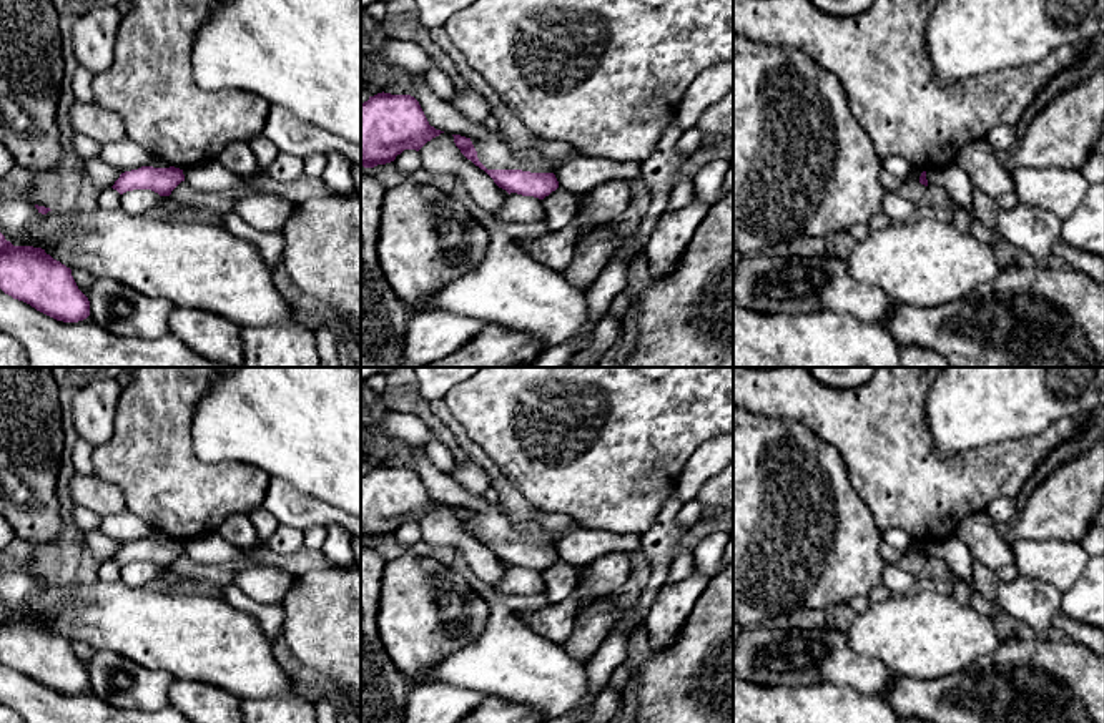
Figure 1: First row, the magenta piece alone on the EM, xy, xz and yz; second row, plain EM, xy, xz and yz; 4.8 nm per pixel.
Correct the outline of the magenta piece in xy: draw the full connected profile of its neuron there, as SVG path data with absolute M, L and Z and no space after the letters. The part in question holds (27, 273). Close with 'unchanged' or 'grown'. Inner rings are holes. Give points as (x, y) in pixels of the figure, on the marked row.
M2 233L0 289L57 321L78 322L90 316L90 301L70 268L42 248L13 246Z; unchanged

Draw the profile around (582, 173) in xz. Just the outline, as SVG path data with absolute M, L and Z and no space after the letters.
M580 155L565 161L557 171L559 186L569 193L582 194L609 180L637 180L642 173L638 163L617 163L614 160Z

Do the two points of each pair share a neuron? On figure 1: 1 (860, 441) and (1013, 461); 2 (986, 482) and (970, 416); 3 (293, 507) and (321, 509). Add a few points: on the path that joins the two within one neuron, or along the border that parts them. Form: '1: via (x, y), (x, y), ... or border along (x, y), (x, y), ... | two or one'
1: via (898, 466), (903, 471), (975, 471) | one
2: border along (1016, 439), (1001, 439), (940, 457) | two
3: via (300, 509), (315, 509) | one

